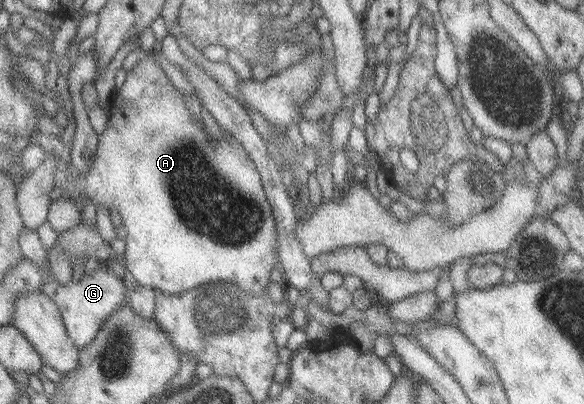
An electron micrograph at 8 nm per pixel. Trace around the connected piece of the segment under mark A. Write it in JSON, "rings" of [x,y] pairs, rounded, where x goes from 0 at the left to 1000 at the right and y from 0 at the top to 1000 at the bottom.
{"rings":[[[252,139],[214,181],[209,213],[204,220],[195,220],[192,230],[185,272],[187,292],[173,334],[166,337],[163,391],[158,396],[152,423],[128,428],[130,441],[127,441],[127,450],[122,455],[113,441],[115,421],[108,416],[106,401],[101,394],[103,406],[92,431],[92,453],[94,463],[104,468],[104,488],[123,495],[149,490],[163,512],[175,507],[175,512],[182,512],[185,525],[188,517],[199,517],[202,537],[205,537],[205,557],[212,562],[217,582],[214,587],[211,631],[214,636],[212,663],[223,673],[233,700],[243,710],[255,710],[284,730],[305,730],[313,720],[332,715],[353,700],[382,696],[384,700],[406,705],[418,725],[437,725],[437,730],[457,725],[462,668],[476,656],[473,651],[476,614],[474,567],[464,517],[454,490],[450,463],[447,460],[443,428],[438,423],[432,396],[414,374],[414,364],[401,349],[402,344],[390,327],[384,324],[377,349],[356,349],[353,334],[349,334],[346,304],[339,295],[332,295],[332,287],[315,257],[310,230],[295,213],[271,156]]]}

